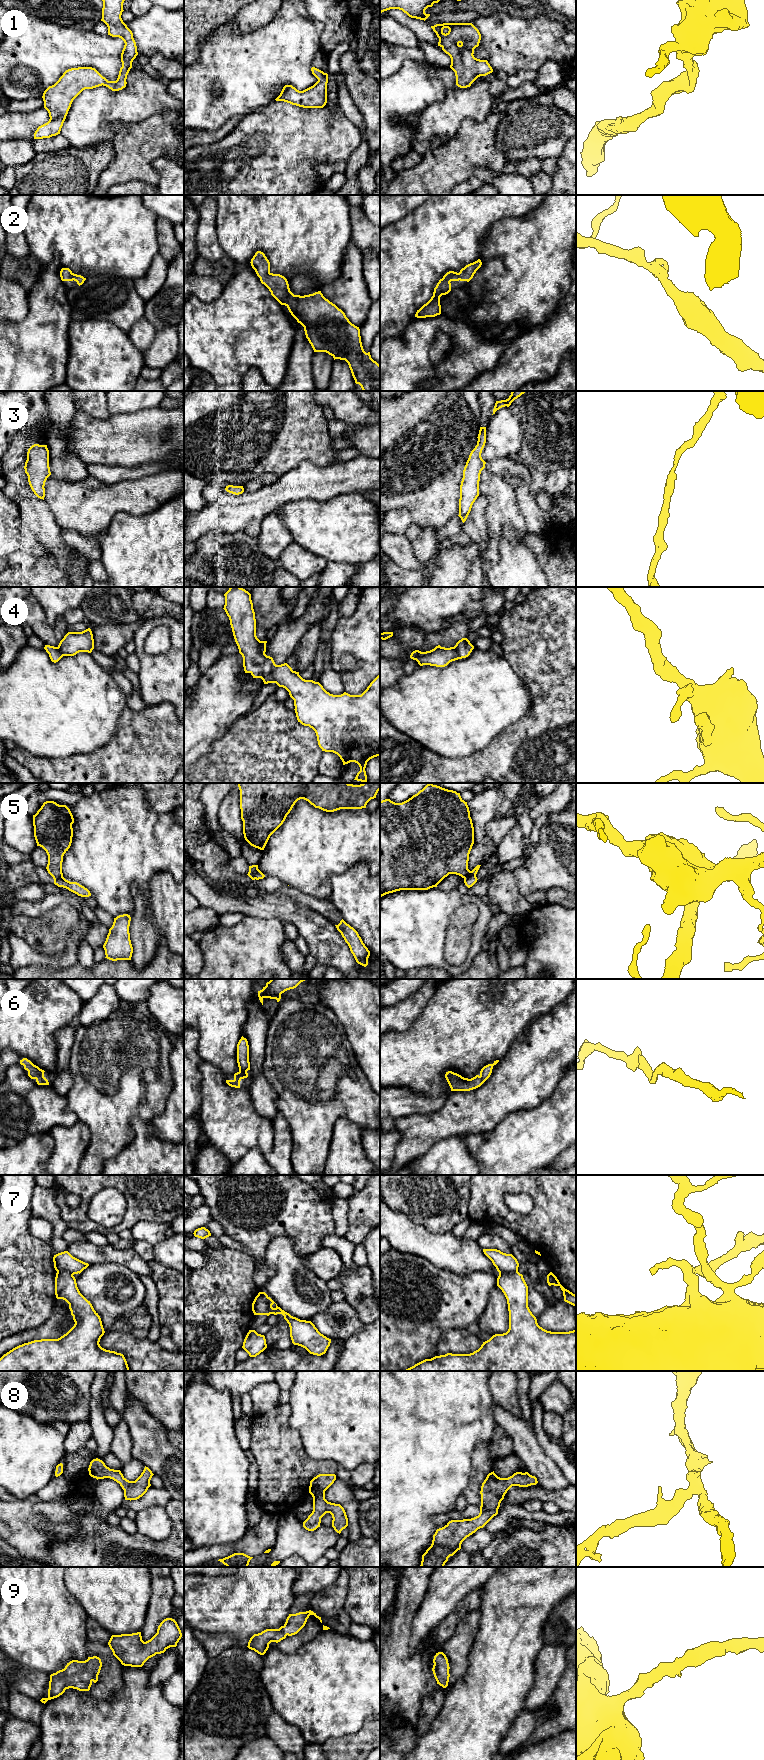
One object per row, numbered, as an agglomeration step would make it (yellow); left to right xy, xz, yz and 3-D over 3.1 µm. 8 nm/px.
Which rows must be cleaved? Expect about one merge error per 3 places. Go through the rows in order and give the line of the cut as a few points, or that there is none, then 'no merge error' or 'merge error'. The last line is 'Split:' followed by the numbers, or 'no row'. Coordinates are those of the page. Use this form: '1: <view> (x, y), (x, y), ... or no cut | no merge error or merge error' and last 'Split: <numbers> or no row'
1: no cut | no merge error
2: no cut | no merge error
3: no cut | no merge error
4: no cut | no merge error
5: yz (475, 874), (470, 874), (464, 879) | merge error
6: no cut | no merge error
7: yz (517, 1271), (499, 1273) | merge error
8: no cut | no merge error
9: no cut | no merge error
Split: 5, 7

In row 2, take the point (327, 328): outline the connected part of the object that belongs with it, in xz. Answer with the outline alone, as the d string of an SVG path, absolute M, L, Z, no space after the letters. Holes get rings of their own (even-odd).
M257 251L250 263L271 295L281 305L285 305L297 322L304 327L306 338L314 352L326 352L334 360L345 360L355 383L359 384L363 391L380 391L380 365L371 358L370 352L364 351L359 327L352 324L341 309L326 299L321 291L304 296L294 295L284 276L270 272L270 262L263 252Z

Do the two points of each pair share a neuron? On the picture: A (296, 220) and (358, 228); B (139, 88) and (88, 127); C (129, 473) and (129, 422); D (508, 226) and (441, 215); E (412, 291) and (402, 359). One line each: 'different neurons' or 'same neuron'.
A: different neurons
B: same neuron
C: different neurons
D: different neurons
E: different neurons

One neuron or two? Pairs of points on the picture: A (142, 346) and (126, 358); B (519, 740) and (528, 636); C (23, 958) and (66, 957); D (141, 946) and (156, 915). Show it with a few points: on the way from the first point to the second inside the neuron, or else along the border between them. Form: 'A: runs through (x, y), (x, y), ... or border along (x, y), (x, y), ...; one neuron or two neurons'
A: border along (127, 333), (131, 342), (143, 353); two neurons
B: runs through (540, 714), (540, 662); one neuron
C: runs through (34, 958), (55, 960); one neuron
D: runs through (145, 938), (149, 923); one neuron

